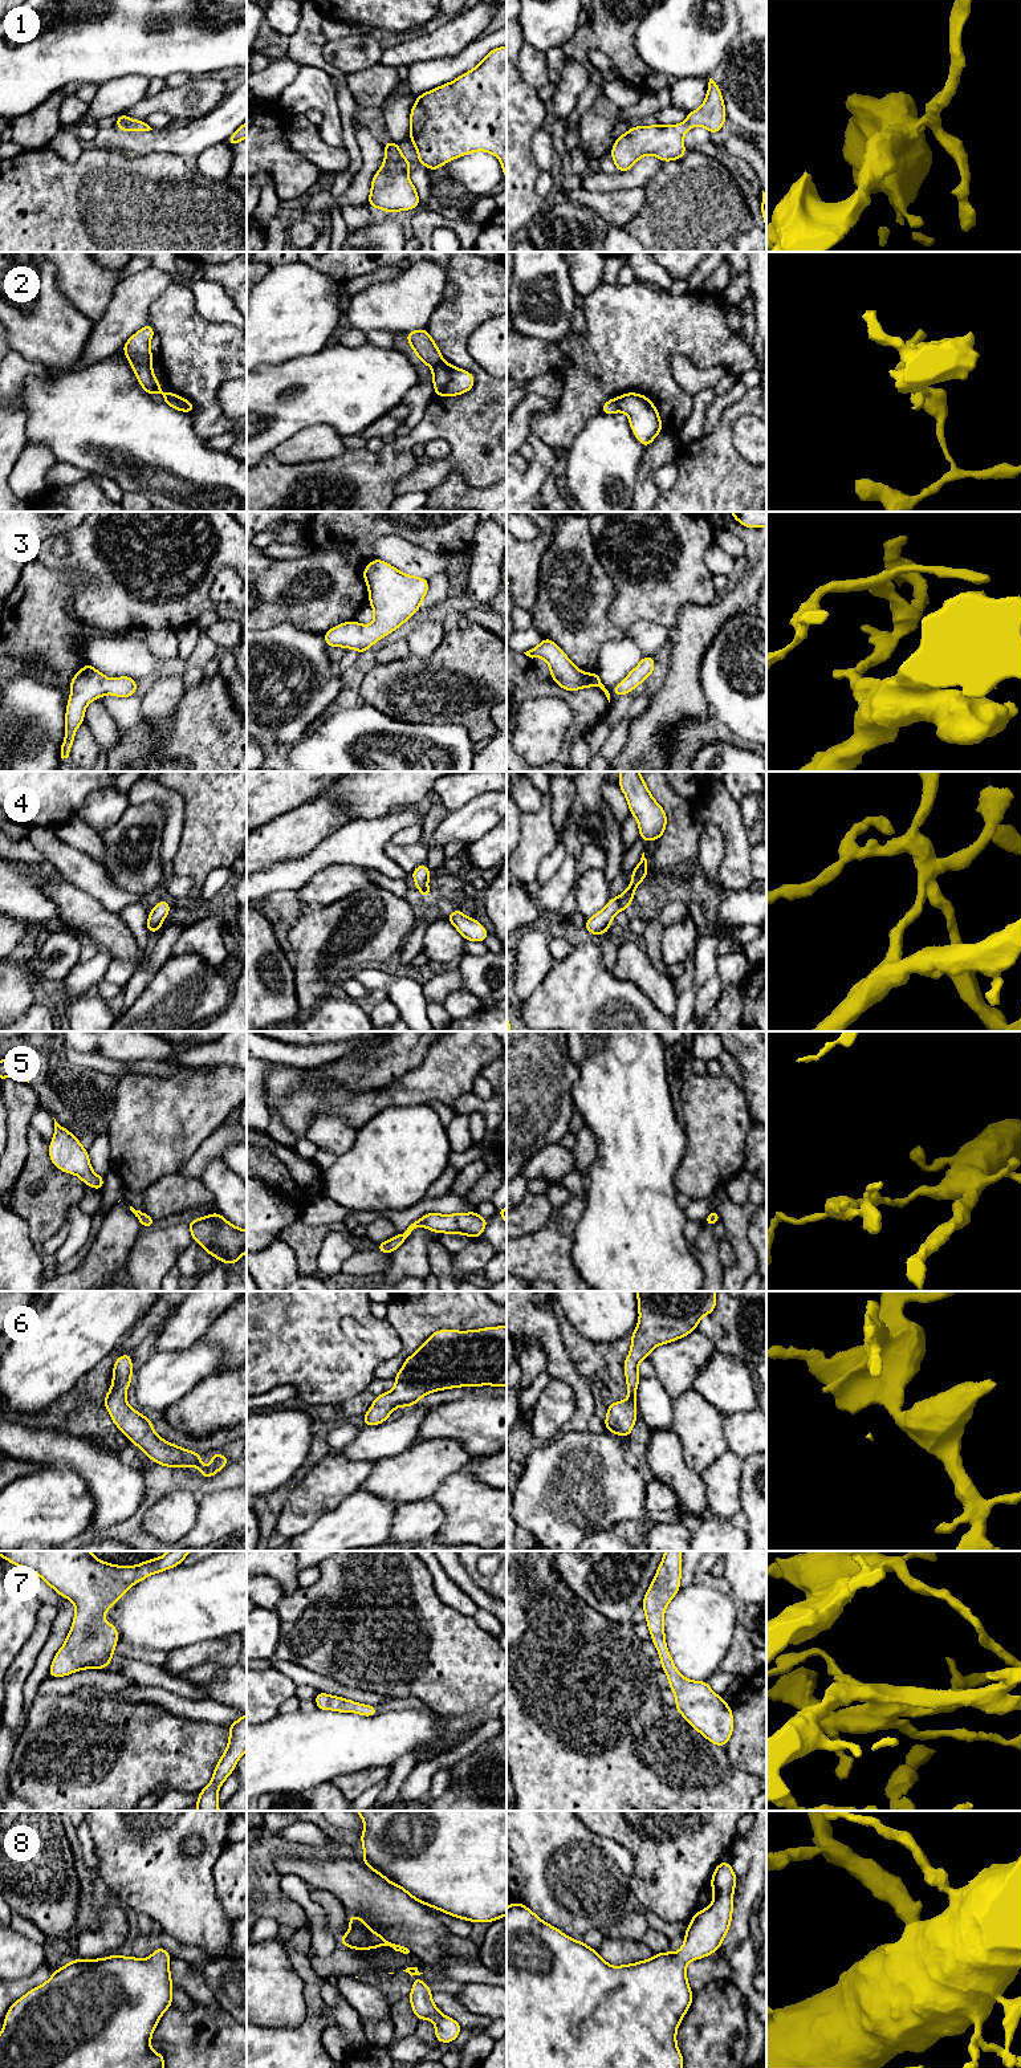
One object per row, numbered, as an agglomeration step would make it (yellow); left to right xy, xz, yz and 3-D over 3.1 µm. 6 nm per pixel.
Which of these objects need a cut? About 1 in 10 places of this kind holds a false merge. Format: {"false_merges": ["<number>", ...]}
{"false_merges": ["2"]}

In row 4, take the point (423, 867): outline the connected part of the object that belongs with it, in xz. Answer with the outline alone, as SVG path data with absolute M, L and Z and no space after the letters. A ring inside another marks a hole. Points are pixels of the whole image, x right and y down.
M427 864L418 866L412 872L411 876L416 884L416 890L422 893L423 897L430 899L432 893L428 890L428 879L430 879L430 868Z

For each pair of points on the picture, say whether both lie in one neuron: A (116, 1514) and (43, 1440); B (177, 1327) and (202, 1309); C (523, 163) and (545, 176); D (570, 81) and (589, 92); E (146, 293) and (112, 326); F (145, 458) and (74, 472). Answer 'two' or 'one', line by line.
A: one
B: one
C: two
D: two
E: one
F: two

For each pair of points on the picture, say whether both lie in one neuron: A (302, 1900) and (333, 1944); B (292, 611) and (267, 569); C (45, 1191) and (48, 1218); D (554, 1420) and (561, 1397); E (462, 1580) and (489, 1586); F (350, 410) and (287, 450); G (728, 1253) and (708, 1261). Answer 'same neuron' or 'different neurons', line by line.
A: same neuron
B: same neuron
C: same neuron
D: same neuron
E: different neurons
F: different neurons
G: different neurons

